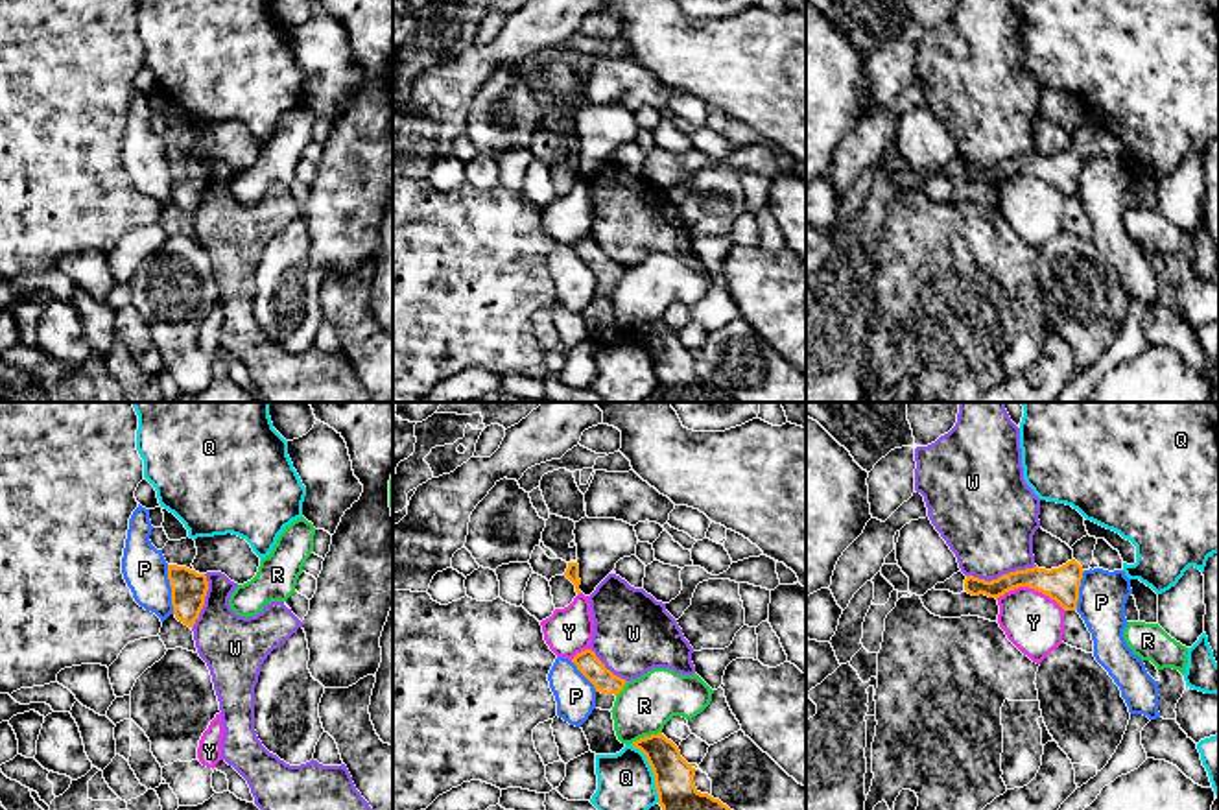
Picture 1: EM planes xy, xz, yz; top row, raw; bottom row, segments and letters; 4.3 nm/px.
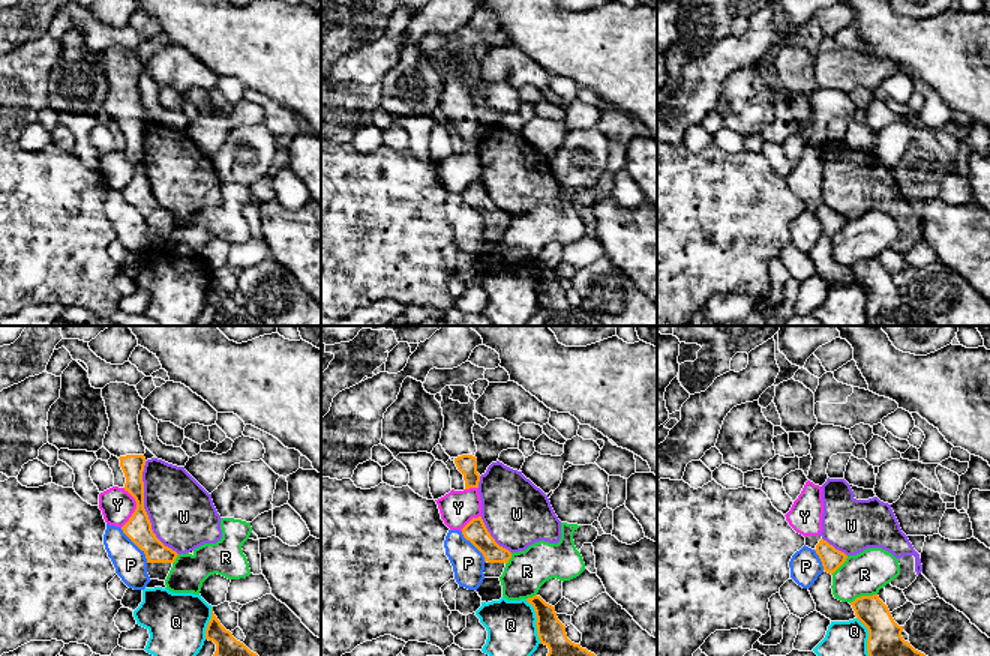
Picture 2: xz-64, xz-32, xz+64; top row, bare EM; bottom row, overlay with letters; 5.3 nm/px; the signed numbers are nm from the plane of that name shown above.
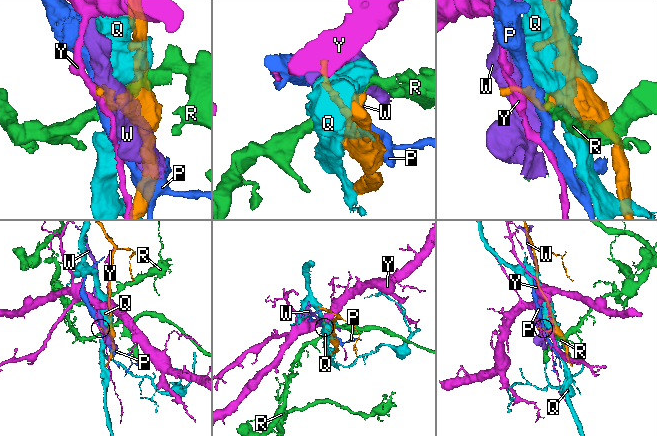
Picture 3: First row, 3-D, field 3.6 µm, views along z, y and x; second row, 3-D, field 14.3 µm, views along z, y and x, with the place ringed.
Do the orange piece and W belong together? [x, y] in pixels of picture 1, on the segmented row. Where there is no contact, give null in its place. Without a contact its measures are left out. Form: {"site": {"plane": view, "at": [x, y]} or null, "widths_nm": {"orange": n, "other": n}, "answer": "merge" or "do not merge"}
{"site": {"plane": "yz", "at": [1000, 576]}, "widths_nm": {"orange": 130, "other": 400}, "answer": "do not merge"}

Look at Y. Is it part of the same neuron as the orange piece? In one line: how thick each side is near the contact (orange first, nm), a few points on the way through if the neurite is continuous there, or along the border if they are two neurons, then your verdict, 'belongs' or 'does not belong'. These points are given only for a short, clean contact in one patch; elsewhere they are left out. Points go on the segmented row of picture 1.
calibres 150 and 260 nm; border yz (996, 598), (1018, 587), (1033, 587), (1048, 595), (1065, 611); does not belong

